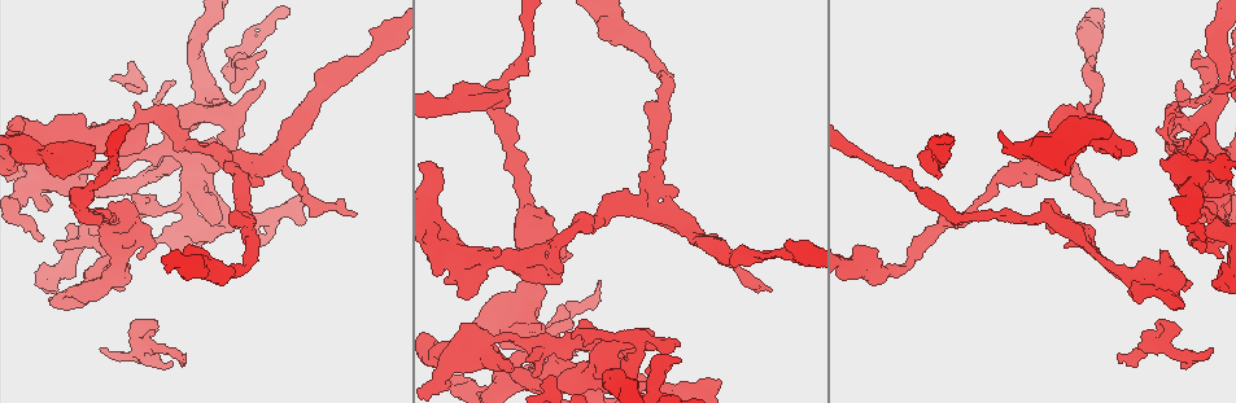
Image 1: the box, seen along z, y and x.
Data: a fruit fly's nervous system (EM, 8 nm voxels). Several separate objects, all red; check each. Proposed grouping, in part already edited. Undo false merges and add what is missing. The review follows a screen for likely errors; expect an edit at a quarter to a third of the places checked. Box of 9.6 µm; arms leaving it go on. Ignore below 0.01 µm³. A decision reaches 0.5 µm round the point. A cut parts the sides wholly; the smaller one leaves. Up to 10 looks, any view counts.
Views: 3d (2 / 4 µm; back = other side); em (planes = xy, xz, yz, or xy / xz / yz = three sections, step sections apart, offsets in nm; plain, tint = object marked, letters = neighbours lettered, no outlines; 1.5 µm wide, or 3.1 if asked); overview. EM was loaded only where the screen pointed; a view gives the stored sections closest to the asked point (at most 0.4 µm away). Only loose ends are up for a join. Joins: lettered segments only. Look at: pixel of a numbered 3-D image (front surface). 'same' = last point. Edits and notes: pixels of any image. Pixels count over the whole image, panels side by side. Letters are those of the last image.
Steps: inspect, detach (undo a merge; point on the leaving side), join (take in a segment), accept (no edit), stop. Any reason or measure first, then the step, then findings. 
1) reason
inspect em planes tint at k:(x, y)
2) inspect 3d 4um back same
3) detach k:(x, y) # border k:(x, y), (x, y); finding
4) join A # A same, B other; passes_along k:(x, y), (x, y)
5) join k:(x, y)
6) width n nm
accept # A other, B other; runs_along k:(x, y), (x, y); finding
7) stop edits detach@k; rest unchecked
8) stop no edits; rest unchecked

a narrow waist
inspect em xy step 4 plain at 1:(982, 196)

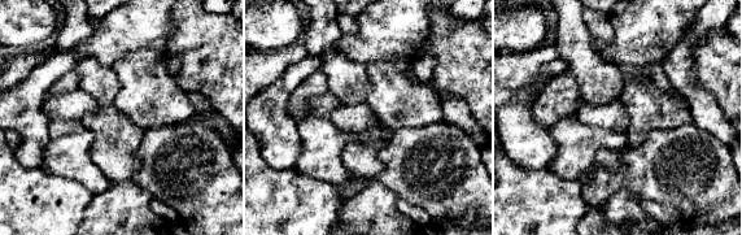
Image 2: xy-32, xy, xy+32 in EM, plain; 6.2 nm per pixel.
inspect em xy step 4 tint same

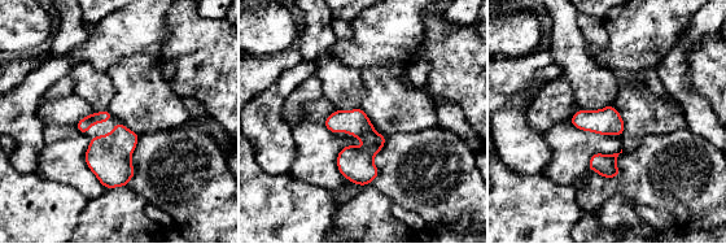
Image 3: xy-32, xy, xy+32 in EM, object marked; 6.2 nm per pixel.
inspect em xy step 4 letters same

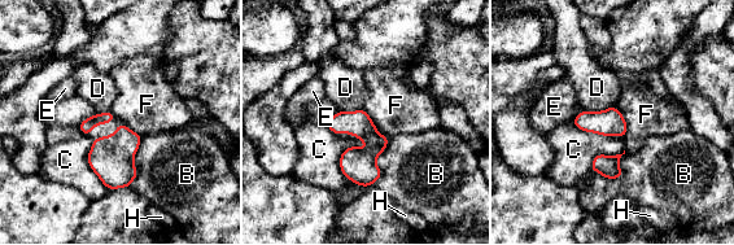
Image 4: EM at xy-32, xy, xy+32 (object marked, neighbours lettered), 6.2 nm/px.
width 110 nm
accept # B other, C other, D other, E other, F other, H other; continuous, no second neuron

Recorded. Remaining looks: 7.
long arm stops here
inspect em xz step 8 letters at 1:(772, 290)

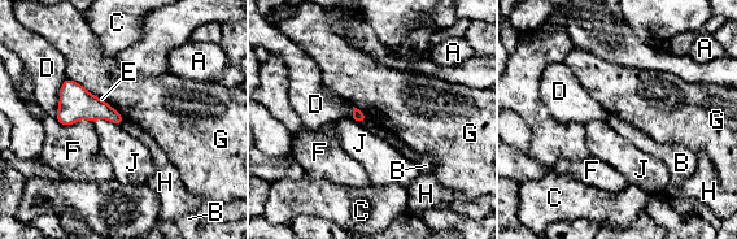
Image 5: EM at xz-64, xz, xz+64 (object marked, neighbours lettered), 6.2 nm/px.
accept # A other, B other, C other, D other, E other, F other, G other, H other, J other; border 5:(123, 120), (120, 125); no lettered segment goes on from it

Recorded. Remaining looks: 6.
free end
inspect 3d 2um at 1:(121, 289)

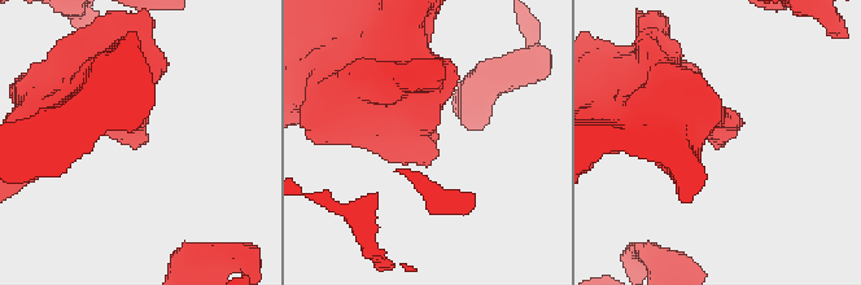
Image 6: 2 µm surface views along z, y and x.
now the EM
inspect em planes letters at 6:(148, 139)

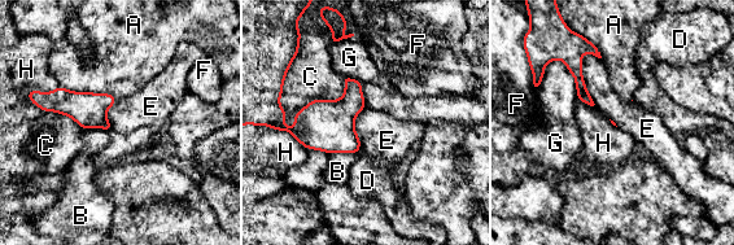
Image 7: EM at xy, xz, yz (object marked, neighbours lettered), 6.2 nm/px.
accept # A other, B other, C other, D other, E other, F other, G other, H other; none of them fits

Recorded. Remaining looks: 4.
branch stops here
inspect 3d 4um at 1:(1118, 353)

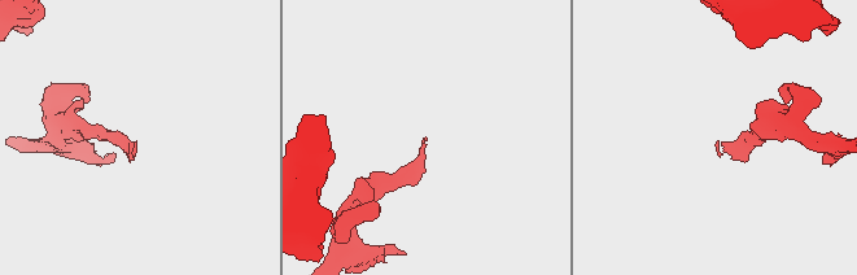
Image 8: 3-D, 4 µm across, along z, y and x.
inspect em planes letters at 8:(136, 145)

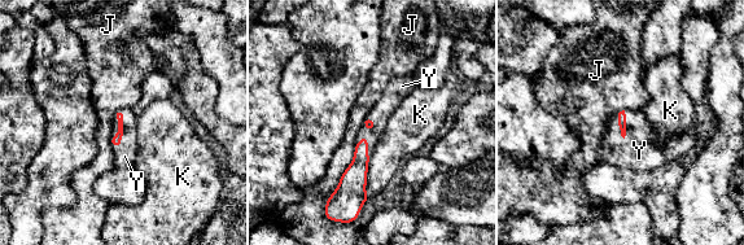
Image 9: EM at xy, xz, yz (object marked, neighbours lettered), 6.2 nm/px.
longest_contact J 420 nm
join Y # J other, K other, Y same; it goes on there

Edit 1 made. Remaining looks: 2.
stop edits join@9; rest unchecked

